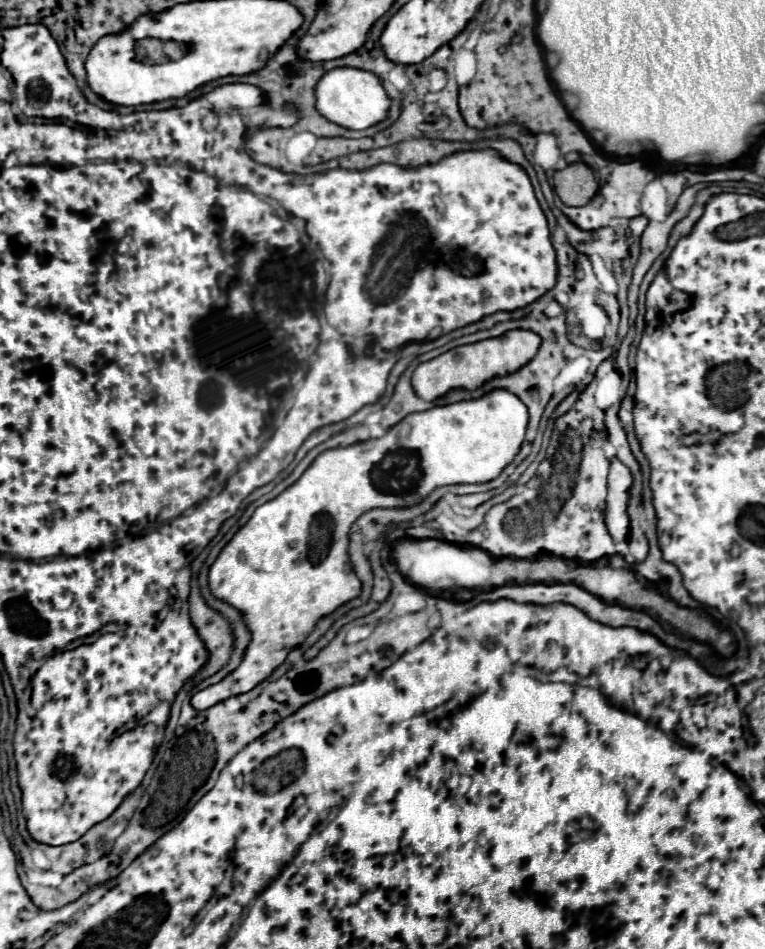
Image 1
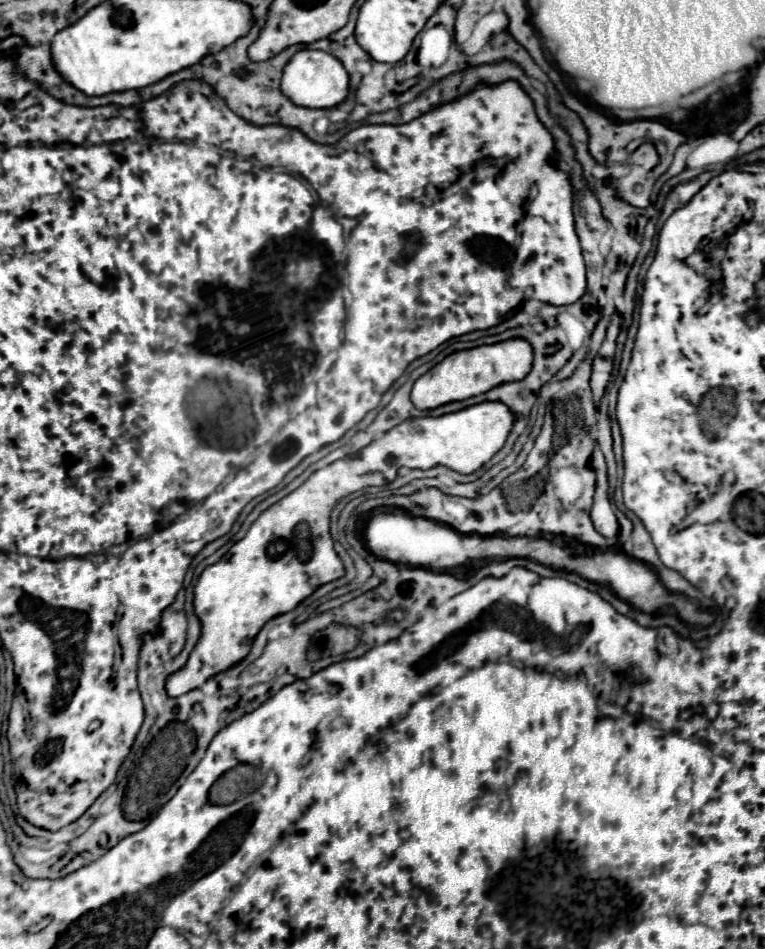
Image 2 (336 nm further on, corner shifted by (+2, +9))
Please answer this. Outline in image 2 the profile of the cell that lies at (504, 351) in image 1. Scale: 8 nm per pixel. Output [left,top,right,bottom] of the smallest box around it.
[412,338,532,410]

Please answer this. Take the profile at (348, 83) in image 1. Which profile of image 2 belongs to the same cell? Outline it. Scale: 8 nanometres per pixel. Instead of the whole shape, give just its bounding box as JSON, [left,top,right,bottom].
[280,50,348,108]

